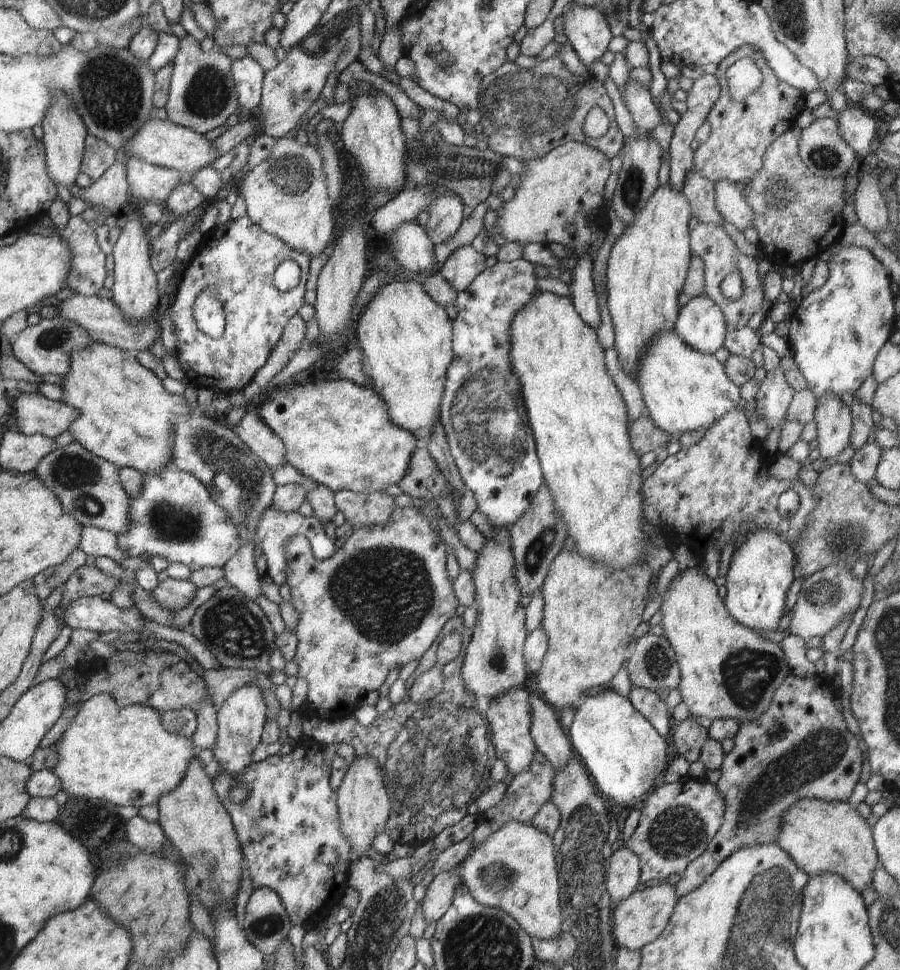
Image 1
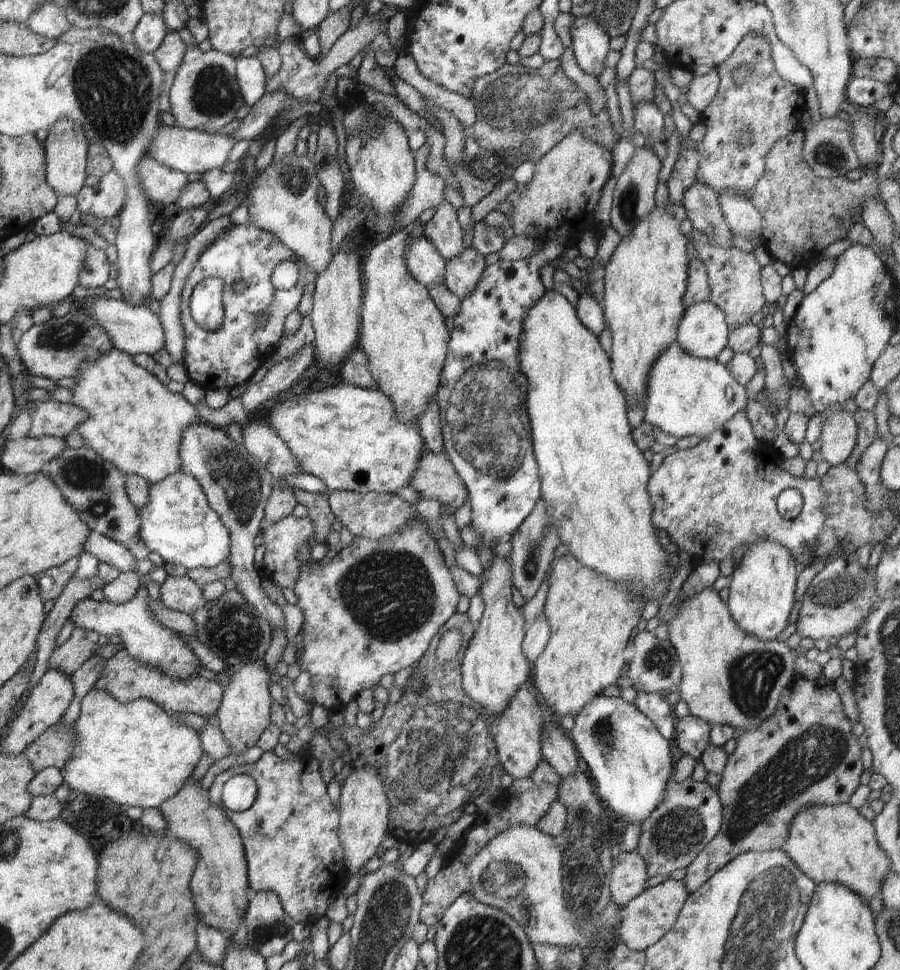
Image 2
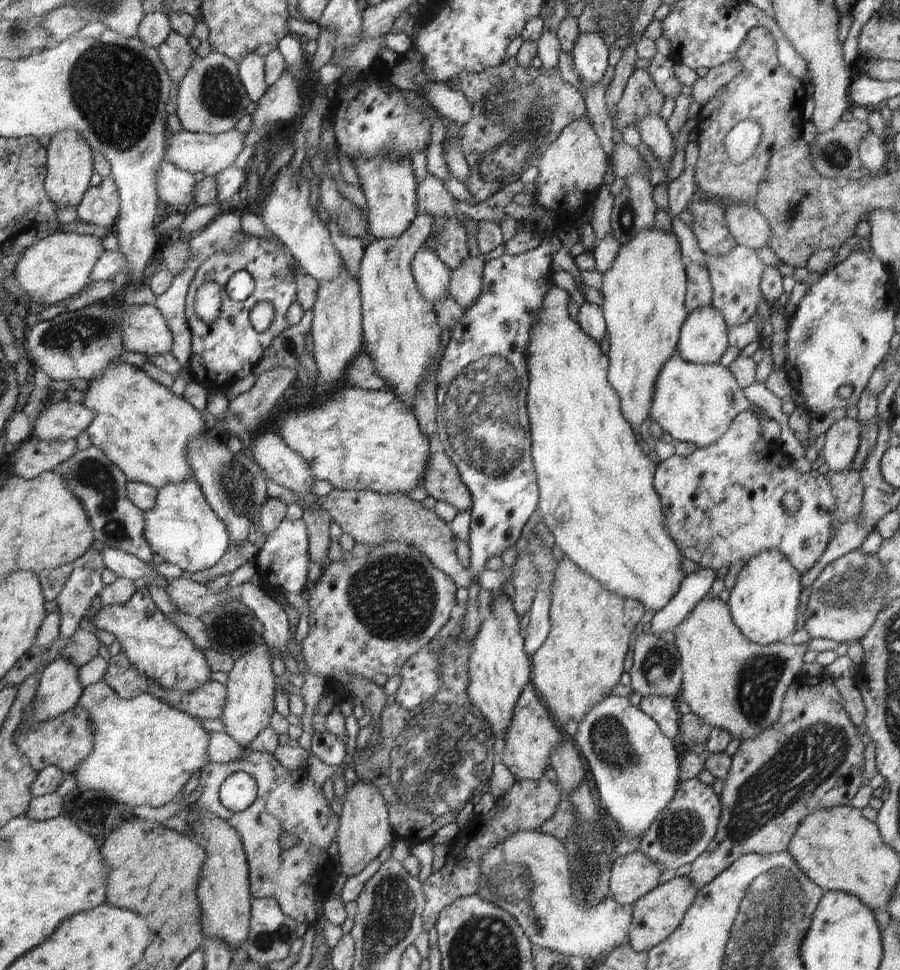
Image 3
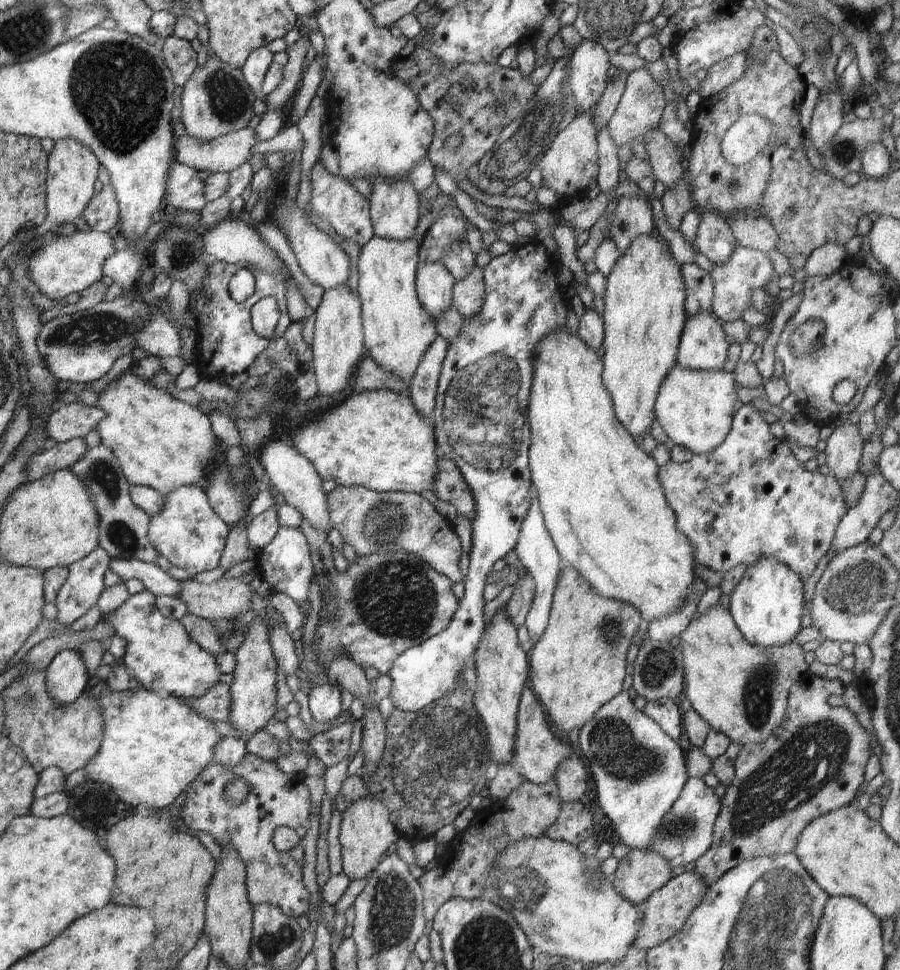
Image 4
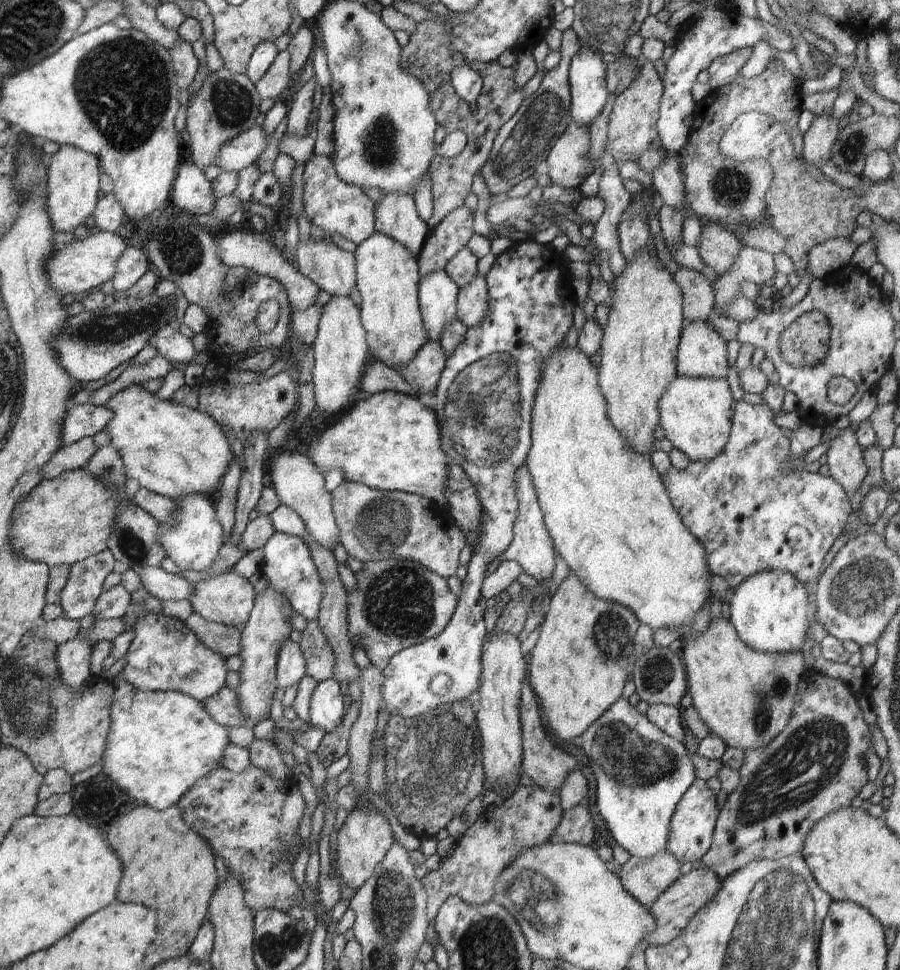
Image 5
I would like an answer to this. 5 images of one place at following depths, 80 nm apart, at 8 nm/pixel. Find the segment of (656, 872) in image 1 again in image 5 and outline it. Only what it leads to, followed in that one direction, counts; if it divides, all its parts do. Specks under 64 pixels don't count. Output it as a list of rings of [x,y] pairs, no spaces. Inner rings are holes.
[[[695,778],[690,788],[678,801],[674,814],[670,819],[669,839],[665,850],[672,854],[679,863],[701,860],[712,846],[713,832],[718,815],[716,795],[706,785],[704,779]]]

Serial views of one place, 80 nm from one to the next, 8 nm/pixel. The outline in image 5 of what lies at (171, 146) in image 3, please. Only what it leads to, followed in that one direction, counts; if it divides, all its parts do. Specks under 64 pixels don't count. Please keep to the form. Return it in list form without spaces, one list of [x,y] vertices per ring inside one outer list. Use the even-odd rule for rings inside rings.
[[[254,126],[224,143],[217,154],[215,165],[224,171],[239,173],[243,168],[256,164],[266,148],[269,138],[262,127]]]

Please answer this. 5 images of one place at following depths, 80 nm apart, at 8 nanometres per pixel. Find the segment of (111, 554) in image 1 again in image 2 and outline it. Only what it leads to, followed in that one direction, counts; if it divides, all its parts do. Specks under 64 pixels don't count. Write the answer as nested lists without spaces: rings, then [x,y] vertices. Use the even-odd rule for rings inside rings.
[[[90,531],[84,541],[83,550],[101,562],[116,566],[122,573],[135,572],[135,556],[125,546],[102,533]]]

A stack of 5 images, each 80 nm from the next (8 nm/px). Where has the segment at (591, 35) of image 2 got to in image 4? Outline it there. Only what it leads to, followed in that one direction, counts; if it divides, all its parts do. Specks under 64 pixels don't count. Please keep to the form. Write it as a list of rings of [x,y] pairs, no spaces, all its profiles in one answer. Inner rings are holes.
[[[583,39],[575,51],[571,54],[569,65],[571,68],[571,77],[568,82],[568,88],[570,88],[573,94],[573,101],[575,102],[575,112],[592,114],[594,108],[597,106],[597,102],[601,99],[602,92],[606,88],[608,83],[608,68],[610,68],[610,54],[607,50],[596,41]]]

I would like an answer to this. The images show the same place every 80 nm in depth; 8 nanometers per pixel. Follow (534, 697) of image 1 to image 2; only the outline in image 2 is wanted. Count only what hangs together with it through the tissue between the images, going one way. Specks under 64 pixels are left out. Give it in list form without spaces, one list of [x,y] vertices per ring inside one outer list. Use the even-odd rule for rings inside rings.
[[[551,719],[545,720],[541,728],[541,754],[562,779],[570,776],[578,766],[576,747],[572,740],[562,734]]]

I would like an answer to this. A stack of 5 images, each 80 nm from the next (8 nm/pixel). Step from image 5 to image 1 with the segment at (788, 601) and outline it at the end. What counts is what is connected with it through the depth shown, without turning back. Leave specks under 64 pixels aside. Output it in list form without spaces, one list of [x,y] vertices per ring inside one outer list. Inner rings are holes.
[[[758,529],[750,531],[742,545],[737,548],[732,555],[730,567],[726,574],[726,596],[723,599],[730,616],[745,627],[752,630],[777,630],[778,622],[784,614],[784,602],[786,602],[786,592],[794,582],[795,554],[789,542],[770,529]]]

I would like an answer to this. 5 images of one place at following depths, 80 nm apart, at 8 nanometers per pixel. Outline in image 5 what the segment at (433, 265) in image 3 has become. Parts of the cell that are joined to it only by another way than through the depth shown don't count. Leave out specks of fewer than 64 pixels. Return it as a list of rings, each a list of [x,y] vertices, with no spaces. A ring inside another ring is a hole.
[[[444,270],[419,277],[419,309],[429,340],[438,341],[444,326],[456,319],[458,287]]]

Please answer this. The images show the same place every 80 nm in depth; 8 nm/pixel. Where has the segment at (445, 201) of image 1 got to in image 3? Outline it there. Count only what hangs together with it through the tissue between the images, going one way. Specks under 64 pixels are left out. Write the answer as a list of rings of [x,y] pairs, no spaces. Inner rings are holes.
[[[434,215],[430,237],[435,239],[436,254],[450,270],[457,269],[470,256],[466,229],[456,217]]]

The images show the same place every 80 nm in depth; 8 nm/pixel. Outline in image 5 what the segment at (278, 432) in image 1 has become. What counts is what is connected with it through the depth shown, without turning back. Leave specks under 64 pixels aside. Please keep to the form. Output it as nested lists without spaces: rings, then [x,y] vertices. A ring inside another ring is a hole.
[[[396,391],[371,394],[370,398],[353,403],[351,410],[340,414],[335,423],[316,434],[307,445],[308,458],[325,472],[338,469],[345,474],[345,480],[362,483],[381,491],[402,491],[416,493],[446,508],[447,500],[443,490],[450,460],[441,447],[436,415],[432,406],[424,406],[420,399]]]

